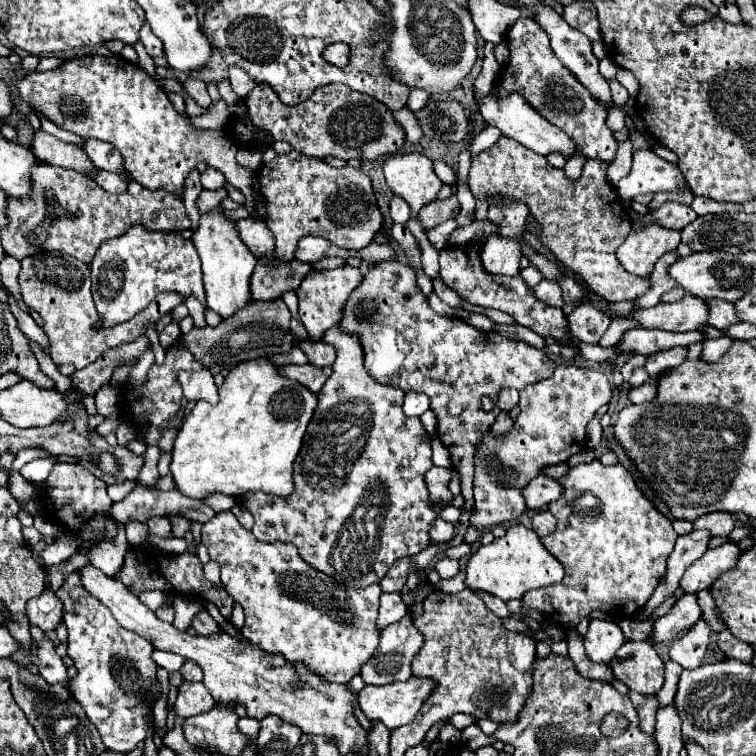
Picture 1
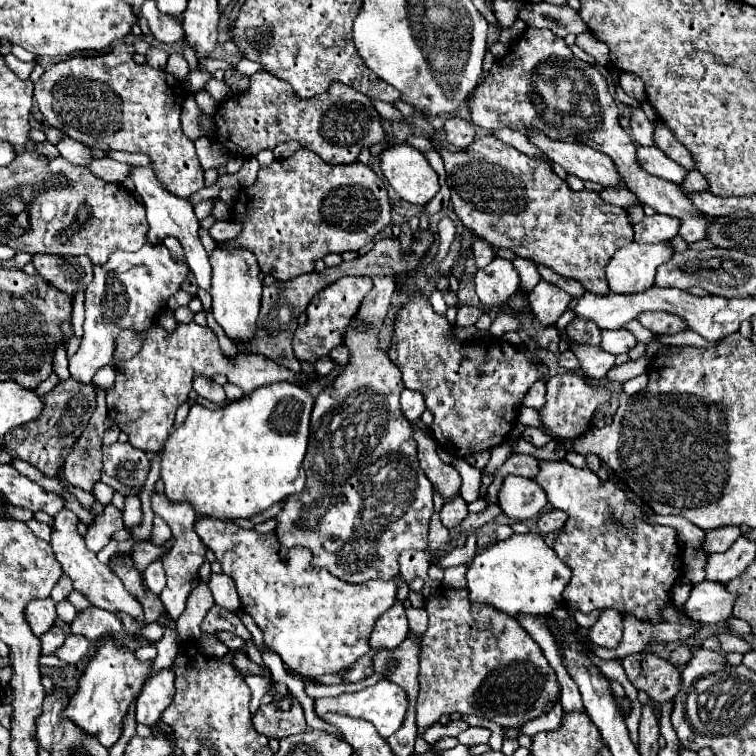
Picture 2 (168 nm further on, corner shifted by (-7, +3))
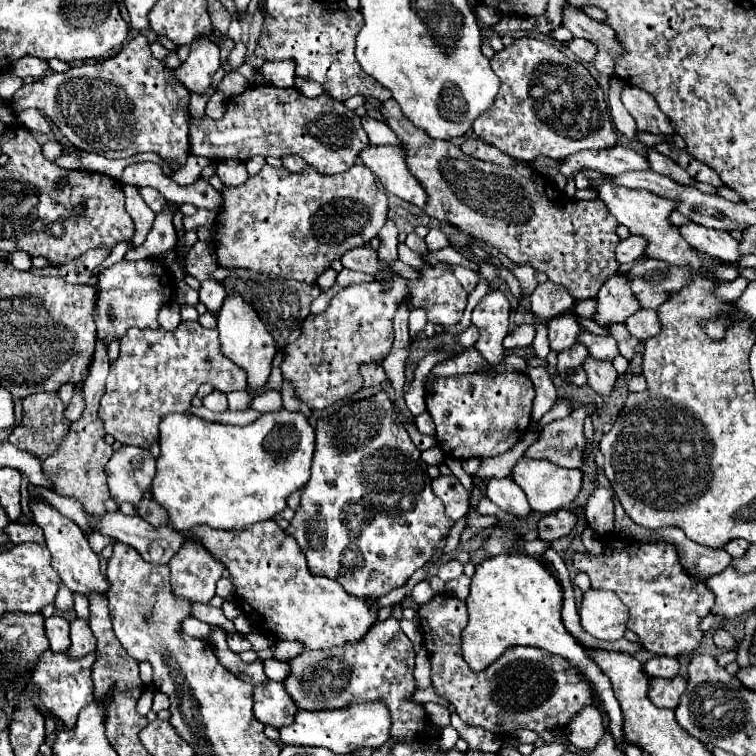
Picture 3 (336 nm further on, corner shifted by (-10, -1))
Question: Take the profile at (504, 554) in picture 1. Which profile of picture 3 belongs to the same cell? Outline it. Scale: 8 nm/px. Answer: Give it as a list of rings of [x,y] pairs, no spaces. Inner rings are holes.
[[[502,553],[480,561],[472,577],[470,595],[466,599],[470,621],[462,631],[464,661],[468,661],[468,665],[474,671],[482,671],[490,663],[494,663],[506,651],[506,647],[512,647],[512,645],[538,647],[552,655],[560,655],[578,671],[578,675],[586,683],[590,683],[592,691],[596,693],[596,703],[606,711],[610,719],[608,731],[612,733],[616,747],[622,749],[624,719],[622,719],[622,709],[614,695],[612,683],[602,673],[602,669],[594,663],[594,659],[588,657],[586,647],[566,631],[560,615],[562,603],[564,603],[564,587],[550,573],[550,569],[542,563],[540,557]]]

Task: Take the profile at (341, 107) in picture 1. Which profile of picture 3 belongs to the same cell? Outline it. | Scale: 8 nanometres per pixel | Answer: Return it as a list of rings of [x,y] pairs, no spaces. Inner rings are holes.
[[[250,85],[242,95],[234,95],[226,101],[226,111],[222,119],[210,119],[204,115],[202,119],[190,117],[190,151],[192,155],[202,155],[214,161],[222,159],[240,159],[248,161],[254,155],[262,157],[284,157],[284,155],[300,155],[308,165],[316,167],[324,175],[336,175],[348,171],[356,161],[360,151],[368,145],[368,135],[360,123],[360,117],[354,109],[348,109],[342,101],[332,99],[330,95],[306,97],[296,87],[274,87],[274,85]]]

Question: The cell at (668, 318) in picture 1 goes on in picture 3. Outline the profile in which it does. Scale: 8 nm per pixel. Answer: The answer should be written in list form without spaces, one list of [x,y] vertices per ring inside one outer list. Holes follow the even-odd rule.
[[[640,309],[640,311],[636,311],[634,315],[630,315],[626,319],[626,327],[640,341],[646,341],[650,337],[656,337],[662,331],[658,313],[654,309]]]

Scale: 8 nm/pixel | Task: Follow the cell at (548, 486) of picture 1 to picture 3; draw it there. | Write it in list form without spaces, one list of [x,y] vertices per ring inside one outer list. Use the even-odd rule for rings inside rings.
[[[510,477],[490,479],[488,489],[486,489],[486,497],[492,503],[496,503],[502,511],[506,511],[506,513],[510,513],[514,517],[526,519],[528,515],[532,515],[532,507],[526,501],[524,491]]]

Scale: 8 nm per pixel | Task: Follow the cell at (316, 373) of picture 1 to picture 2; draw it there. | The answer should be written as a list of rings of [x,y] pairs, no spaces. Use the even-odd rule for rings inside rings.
[[[195,321],[191,323],[179,323],[175,331],[167,333],[163,327],[153,325],[143,333],[143,345],[139,349],[139,353],[129,359],[129,361],[117,361],[115,363],[115,383],[113,387],[107,389],[107,409],[109,409],[109,419],[115,421],[115,425],[125,431],[129,435],[129,443],[135,449],[141,451],[161,451],[161,447],[165,445],[171,427],[175,425],[175,411],[177,407],[187,401],[189,391],[193,387],[193,379],[195,375],[205,375],[211,377],[215,373],[221,373],[227,377],[229,383],[237,385],[245,395],[251,393],[253,389],[261,387],[261,385],[269,385],[269,383],[277,383],[277,381],[305,381],[305,373],[295,375],[293,371],[273,363],[271,359],[267,359],[265,355],[257,355],[257,353],[237,353],[235,359],[227,359],[217,343],[217,337],[213,335],[213,331],[209,327],[201,327]]]

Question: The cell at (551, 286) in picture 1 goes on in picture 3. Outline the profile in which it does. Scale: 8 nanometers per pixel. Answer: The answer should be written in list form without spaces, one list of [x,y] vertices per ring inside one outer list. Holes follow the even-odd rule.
[[[552,281],[540,283],[534,289],[534,293],[530,295],[532,313],[546,321],[564,313],[572,305],[574,305],[574,299],[572,299],[572,295],[568,295],[568,289],[560,287],[558,283],[552,283]]]

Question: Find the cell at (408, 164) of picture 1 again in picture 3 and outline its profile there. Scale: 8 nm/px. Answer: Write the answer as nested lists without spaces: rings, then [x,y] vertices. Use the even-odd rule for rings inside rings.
[[[368,145],[360,153],[360,159],[368,169],[372,169],[372,173],[376,173],[388,193],[424,209],[428,203],[428,195],[412,175],[404,155],[406,151],[400,147]]]

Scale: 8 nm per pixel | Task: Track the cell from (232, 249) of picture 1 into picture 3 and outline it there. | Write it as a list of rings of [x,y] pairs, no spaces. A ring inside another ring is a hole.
[[[228,293],[220,313],[218,313],[218,333],[220,333],[220,343],[222,343],[222,351],[224,355],[228,355],[228,359],[232,359],[238,367],[242,367],[248,373],[248,391],[254,391],[258,387],[262,387],[268,381],[270,369],[272,369],[272,359],[276,355],[276,351],[286,348],[290,343],[294,343],[300,335],[300,327],[293,331],[284,344],[284,347],[276,347],[272,335],[266,331],[264,323],[260,321],[258,313],[254,311],[254,307],[250,303],[244,301],[242,295],[236,293]]]

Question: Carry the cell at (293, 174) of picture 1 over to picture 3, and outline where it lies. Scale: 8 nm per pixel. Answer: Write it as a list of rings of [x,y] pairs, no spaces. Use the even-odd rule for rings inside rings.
[[[360,161],[352,169],[348,169],[344,173],[338,173],[338,175],[322,175],[312,165],[308,165],[300,173],[292,173],[286,167],[276,169],[276,167],[270,167],[270,165],[264,165],[260,169],[260,173],[250,177],[244,185],[226,187],[222,191],[222,199],[224,199],[224,207],[222,207],[222,211],[220,211],[218,219],[216,219],[216,225],[214,225],[216,231],[218,231],[216,237],[214,237],[214,251],[216,251],[218,263],[222,267],[244,267],[244,269],[250,269],[250,271],[256,271],[256,273],[280,275],[284,279],[296,279],[296,281],[304,281],[304,283],[314,283],[330,267],[330,263],[334,259],[340,259],[346,251],[350,251],[354,247],[364,247],[366,243],[370,243],[388,221],[388,199],[386,199],[386,193],[380,191],[380,187],[376,183],[376,175],[372,171],[368,171],[368,167],[364,167],[364,163],[360,163]]]

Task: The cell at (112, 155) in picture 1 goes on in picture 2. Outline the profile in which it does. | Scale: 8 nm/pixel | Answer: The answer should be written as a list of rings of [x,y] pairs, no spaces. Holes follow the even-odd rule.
[[[135,167],[129,175],[133,179],[133,183],[137,185],[137,193],[141,195],[141,201],[145,205],[145,211],[147,211],[147,223],[149,223],[149,231],[147,231],[147,243],[157,243],[157,241],[163,241],[165,237],[177,237],[185,249],[185,255],[187,255],[187,263],[191,267],[191,271],[195,273],[195,279],[197,279],[197,285],[201,289],[211,289],[211,265],[209,265],[209,259],[207,259],[207,253],[199,241],[199,221],[193,213],[193,205],[187,201],[187,199],[181,199],[169,191],[165,191],[165,187],[161,187],[161,183],[157,183],[157,177],[151,169],[147,167]]]

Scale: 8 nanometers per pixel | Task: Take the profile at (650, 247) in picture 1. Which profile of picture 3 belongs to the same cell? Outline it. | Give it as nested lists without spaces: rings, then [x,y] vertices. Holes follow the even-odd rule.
[[[626,271],[610,275],[598,293],[596,321],[600,325],[610,325],[616,321],[624,323],[628,315],[636,313],[638,309],[640,301],[630,289],[630,275]]]

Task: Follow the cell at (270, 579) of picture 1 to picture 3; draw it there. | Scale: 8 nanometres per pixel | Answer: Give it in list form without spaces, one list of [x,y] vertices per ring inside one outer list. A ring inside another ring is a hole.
[[[270,519],[244,531],[220,531],[200,525],[188,531],[188,535],[196,535],[196,539],[224,563],[236,587],[242,611],[250,611],[252,621],[260,623],[260,629],[274,633],[276,639],[296,641],[304,651],[332,649],[346,643],[354,645],[378,619],[378,597],[354,597],[348,595],[340,583],[312,575],[296,539],[286,535]]]

